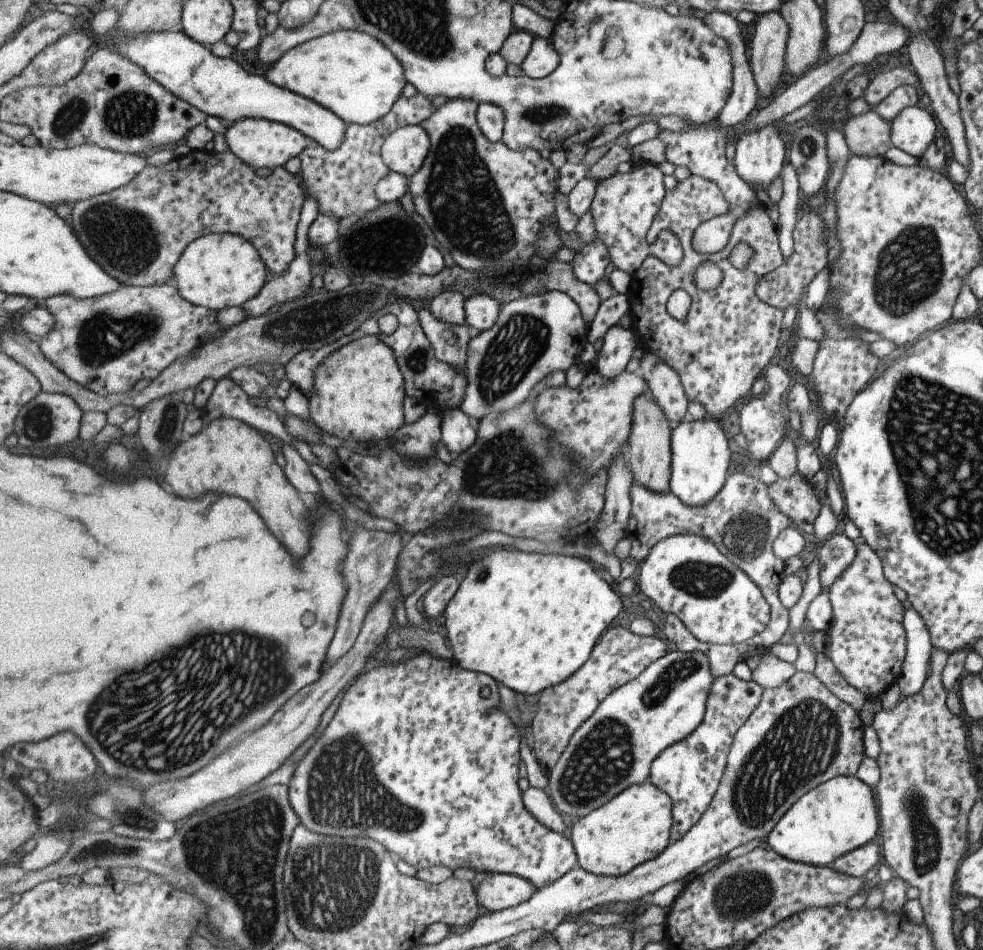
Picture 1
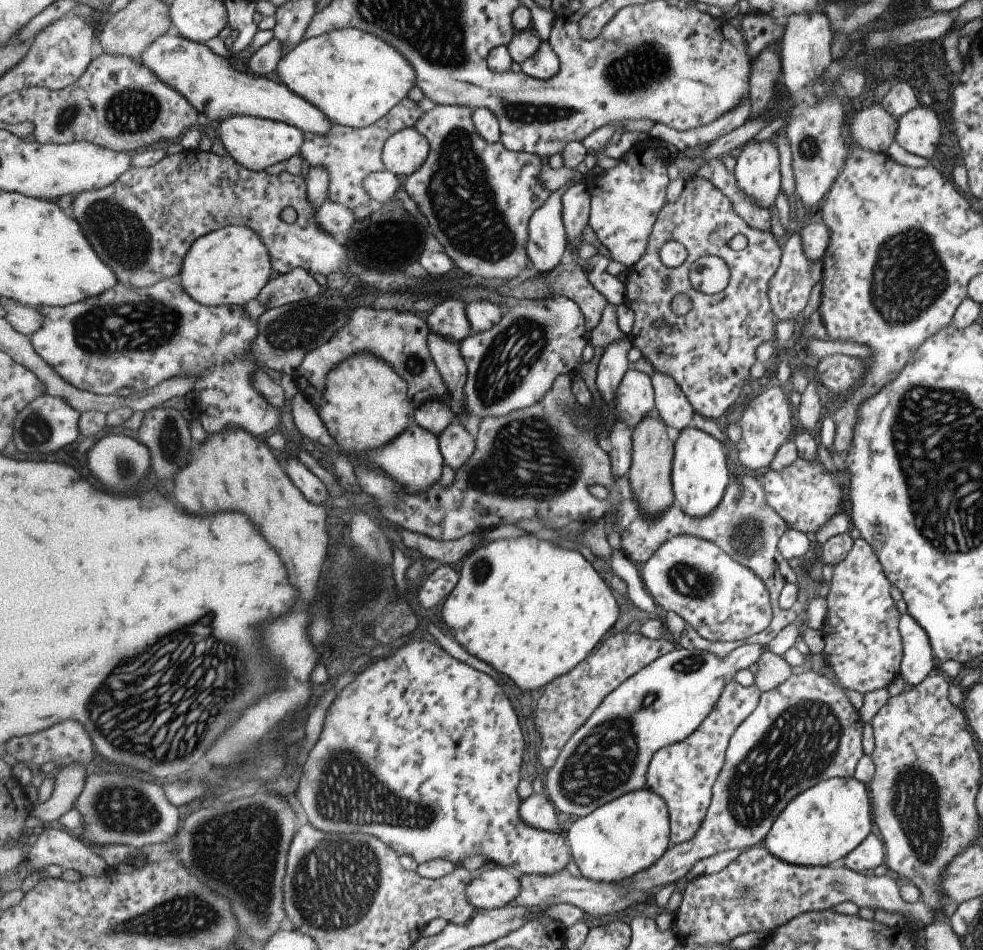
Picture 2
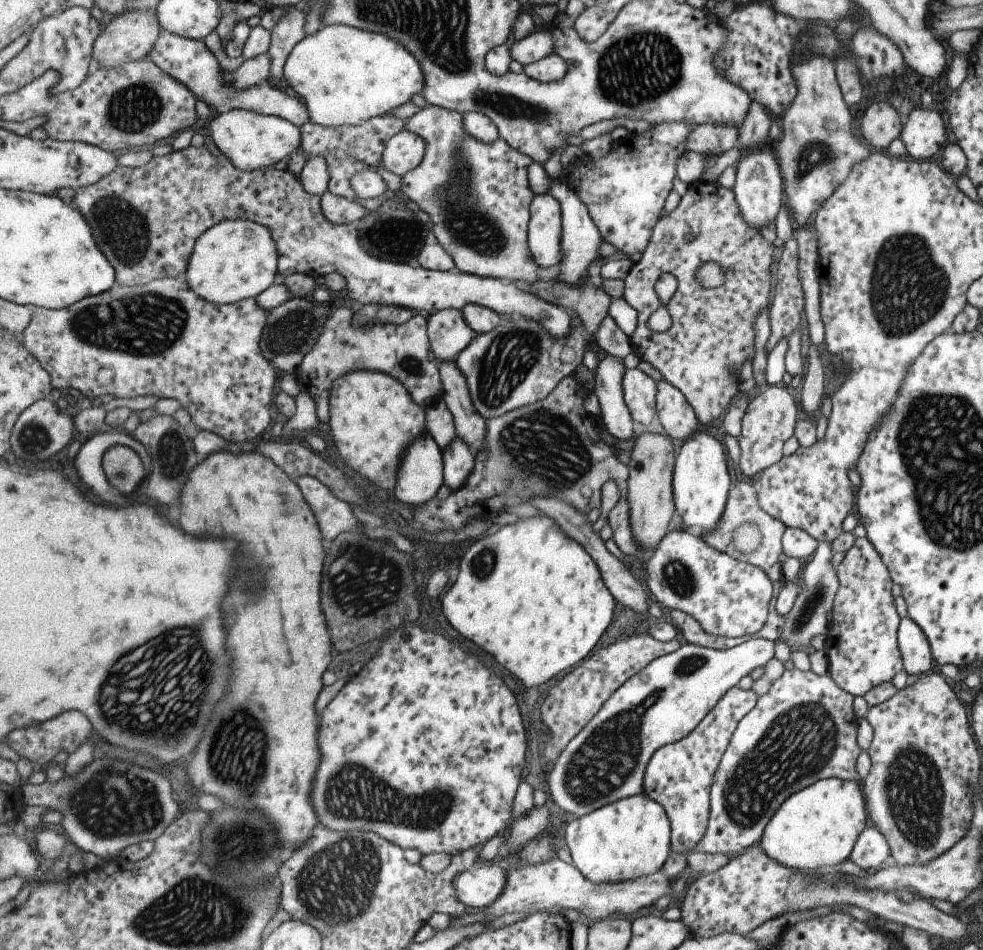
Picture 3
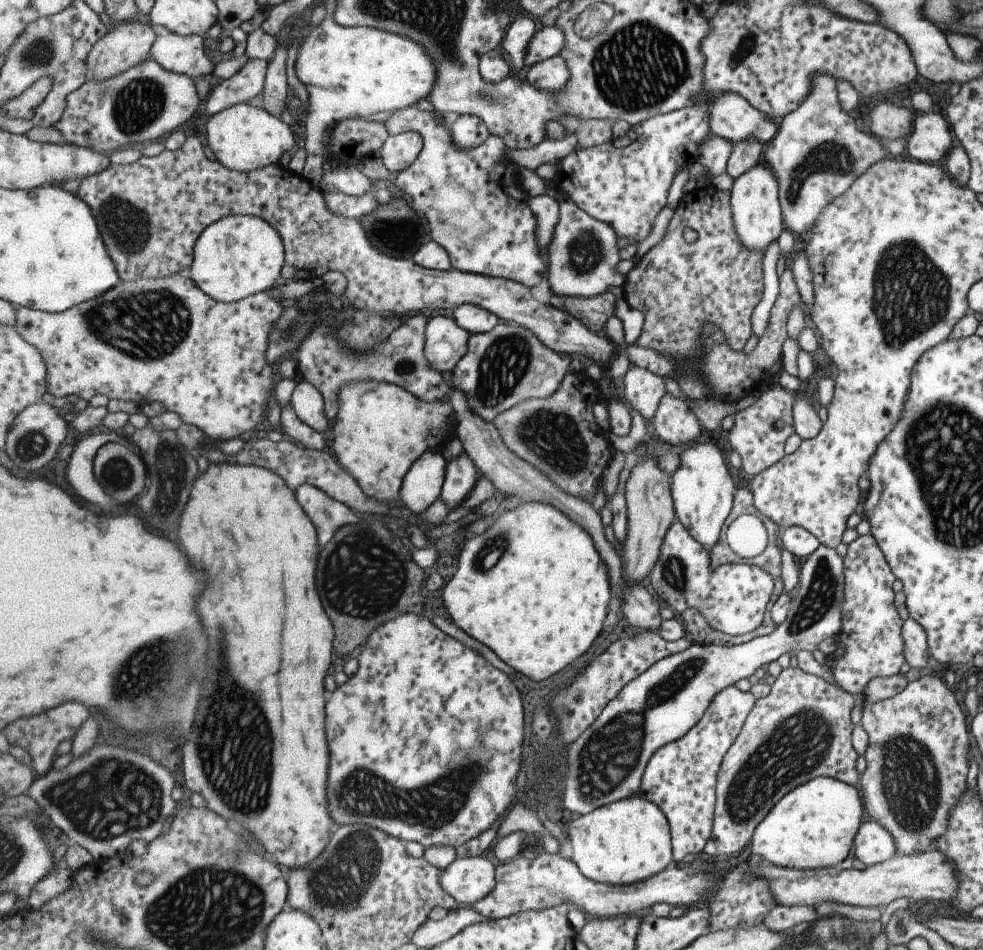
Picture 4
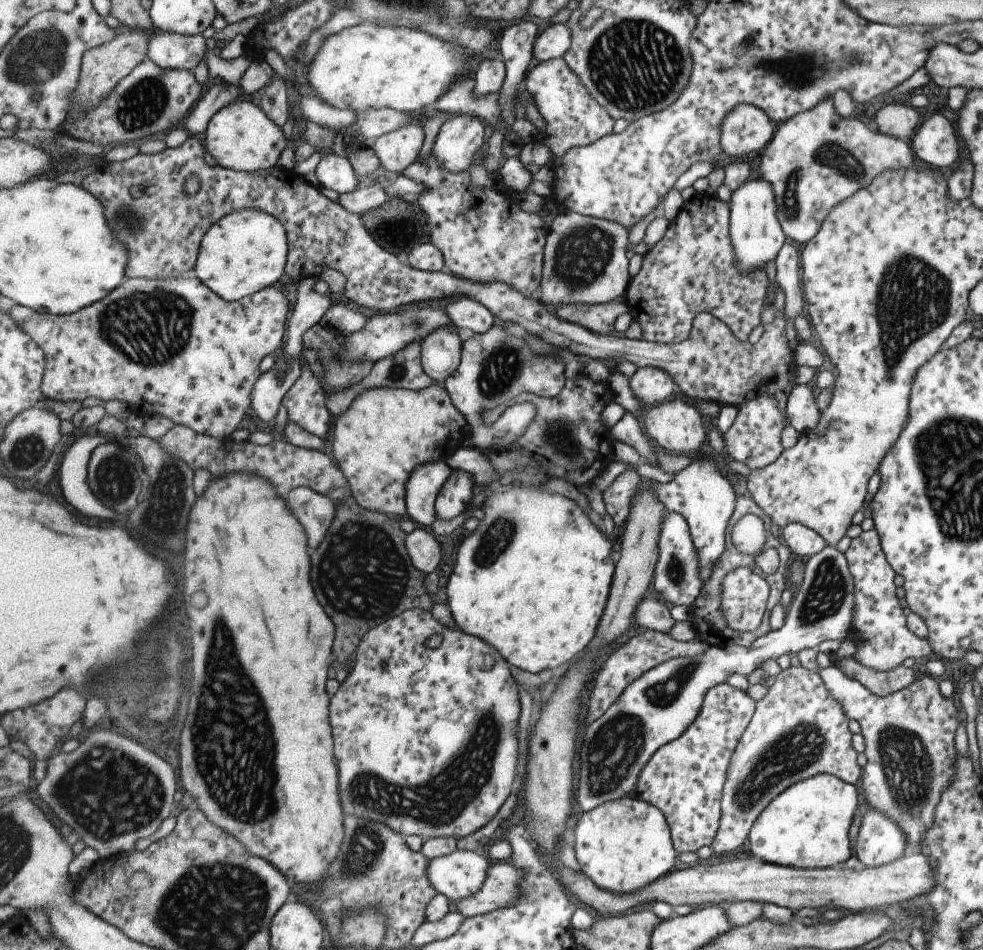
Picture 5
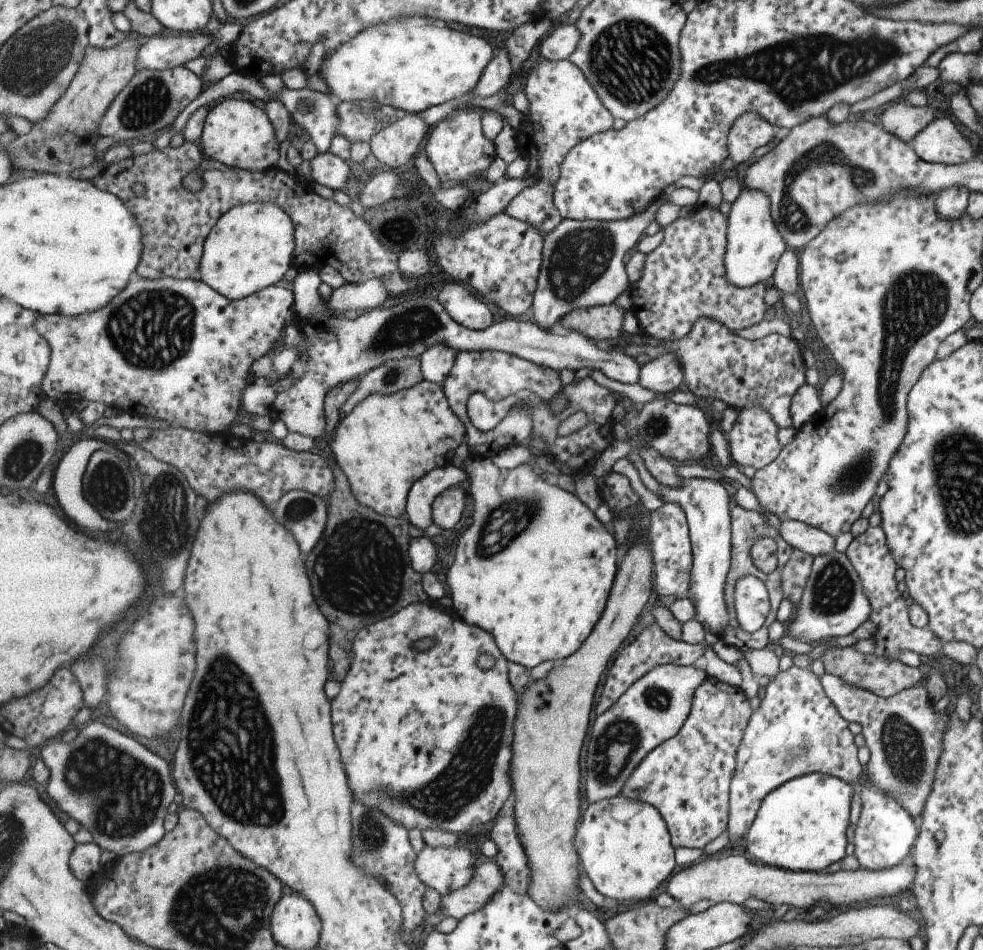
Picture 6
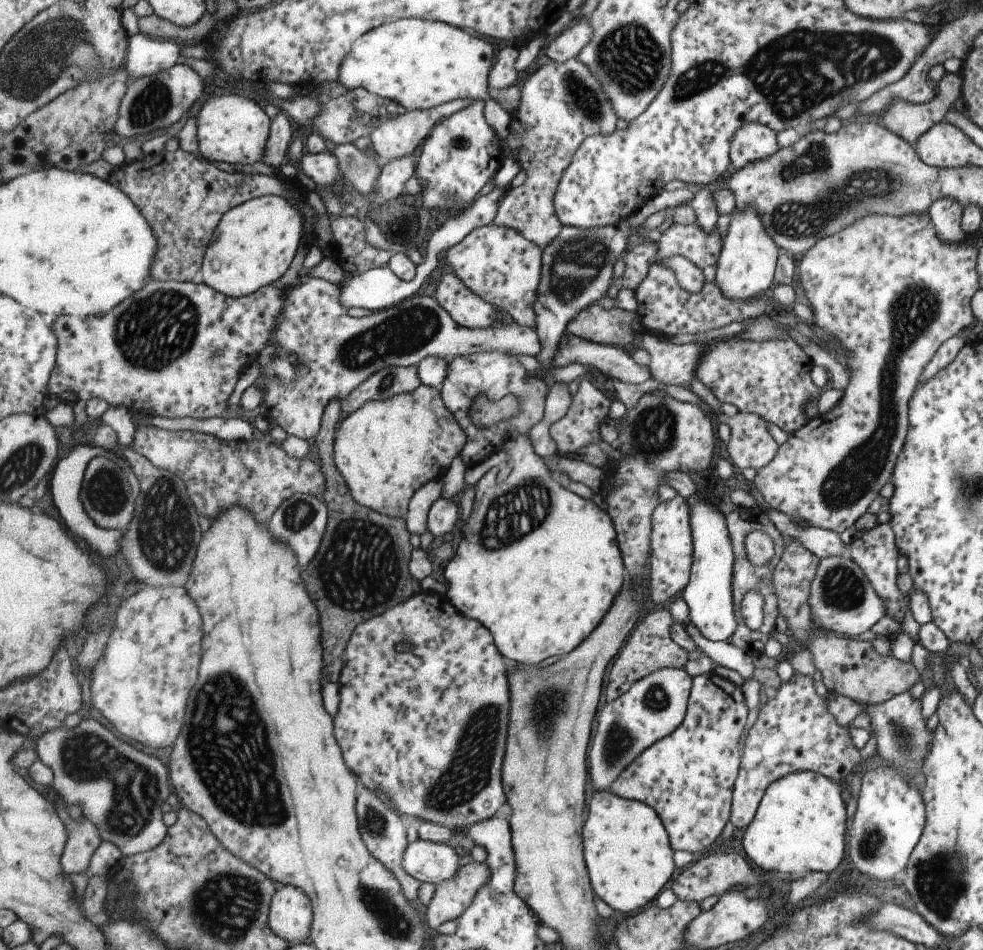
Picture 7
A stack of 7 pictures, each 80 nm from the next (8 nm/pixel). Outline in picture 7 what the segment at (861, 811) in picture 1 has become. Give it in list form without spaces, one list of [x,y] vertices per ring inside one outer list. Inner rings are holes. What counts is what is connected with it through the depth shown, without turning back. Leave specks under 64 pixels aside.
[[[797,771],[774,780],[771,786],[765,790],[763,798],[761,798],[760,804],[756,808],[756,814],[753,815],[752,822],[745,828],[745,832],[742,836],[742,847],[746,856],[749,857],[749,860],[753,861],[753,864],[755,864],[757,868],[761,868],[761,870],[766,873],[789,875],[795,879],[805,876],[808,872],[828,872],[829,874],[835,870],[841,858],[843,858],[843,848],[845,848],[843,838],[843,836],[845,836],[845,804],[843,803],[843,799],[841,799],[842,788],[848,787],[838,785],[836,781],[829,780],[823,775],[812,773],[811,771]]]

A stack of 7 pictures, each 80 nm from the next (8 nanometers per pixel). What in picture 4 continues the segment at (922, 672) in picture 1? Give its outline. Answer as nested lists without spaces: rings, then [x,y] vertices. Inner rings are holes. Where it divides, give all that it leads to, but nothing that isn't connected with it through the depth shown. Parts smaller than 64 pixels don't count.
[[[910,617],[903,621],[901,626],[901,638],[903,638],[903,654],[905,654],[905,662],[911,668],[919,670],[923,668],[927,662],[927,646],[925,630],[914,622]]]

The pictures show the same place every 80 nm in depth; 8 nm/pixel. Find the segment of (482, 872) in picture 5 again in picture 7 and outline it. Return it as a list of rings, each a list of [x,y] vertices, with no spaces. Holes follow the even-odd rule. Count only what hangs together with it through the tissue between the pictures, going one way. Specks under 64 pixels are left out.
[[[418,839],[408,846],[404,869],[421,882],[439,886],[459,874],[463,868],[460,862],[461,856],[455,852],[455,848]]]

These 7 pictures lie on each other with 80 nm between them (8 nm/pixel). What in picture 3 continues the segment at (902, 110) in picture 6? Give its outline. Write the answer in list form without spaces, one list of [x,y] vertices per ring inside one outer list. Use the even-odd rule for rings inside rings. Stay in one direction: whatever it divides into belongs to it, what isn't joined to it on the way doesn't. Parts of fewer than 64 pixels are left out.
[[[875,102],[863,112],[859,119],[859,130],[864,142],[872,149],[888,148],[898,141],[903,118],[887,102]]]

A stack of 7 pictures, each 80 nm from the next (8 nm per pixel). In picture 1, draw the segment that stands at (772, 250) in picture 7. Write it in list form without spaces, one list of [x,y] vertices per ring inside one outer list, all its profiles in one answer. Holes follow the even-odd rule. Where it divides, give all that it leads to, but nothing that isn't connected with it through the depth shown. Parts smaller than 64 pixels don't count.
[[[775,125],[743,133],[735,141],[731,162],[745,184],[761,184],[765,192],[769,182],[781,172],[785,160],[783,142]]]

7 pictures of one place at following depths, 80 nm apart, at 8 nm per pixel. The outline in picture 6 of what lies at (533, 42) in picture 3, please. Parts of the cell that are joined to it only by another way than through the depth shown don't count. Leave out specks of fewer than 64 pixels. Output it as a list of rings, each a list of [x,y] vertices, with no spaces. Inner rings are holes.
[[[561,22],[539,44],[539,53],[549,61],[568,59],[579,46],[582,32],[575,24]]]

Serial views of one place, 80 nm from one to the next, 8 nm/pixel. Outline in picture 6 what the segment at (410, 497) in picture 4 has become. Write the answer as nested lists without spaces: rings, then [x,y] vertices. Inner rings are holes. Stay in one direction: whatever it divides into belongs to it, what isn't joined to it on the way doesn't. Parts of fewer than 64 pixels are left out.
[[[455,464],[434,468],[416,480],[407,503],[407,518],[411,524],[422,532],[429,528],[434,524],[434,500],[439,494],[455,485],[467,485],[469,480],[470,475]]]

